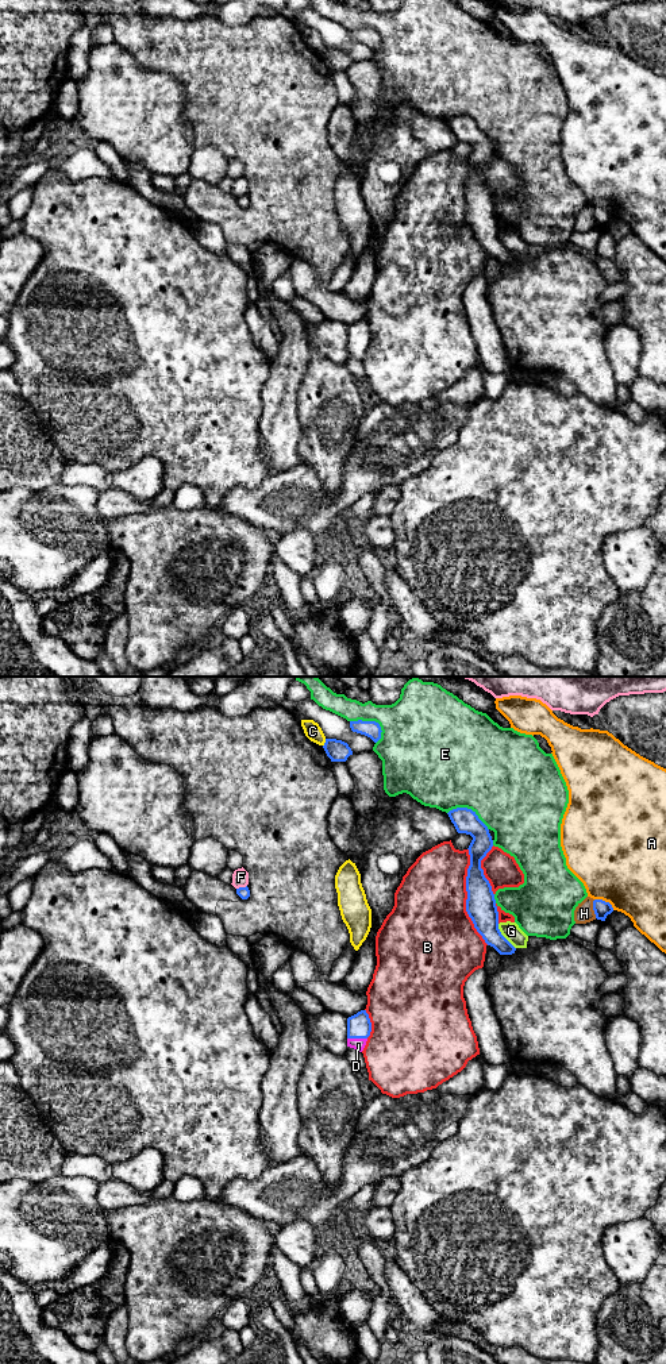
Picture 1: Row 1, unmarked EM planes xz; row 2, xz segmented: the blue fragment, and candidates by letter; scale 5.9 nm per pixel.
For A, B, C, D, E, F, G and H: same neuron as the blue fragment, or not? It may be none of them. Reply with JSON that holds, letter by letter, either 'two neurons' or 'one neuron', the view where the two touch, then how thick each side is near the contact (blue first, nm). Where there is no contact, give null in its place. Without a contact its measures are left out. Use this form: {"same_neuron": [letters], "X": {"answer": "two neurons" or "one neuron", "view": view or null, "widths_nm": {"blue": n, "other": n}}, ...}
{"same_neuron": ["D"], "A": {"answer": "two neurons", "view": "xz", "widths_nm": {"blue": 100, "other": 500}}, "B": {"answer": "two neurons", "view": "xz", "widths_nm": {"blue": 180, "other": 440}}, "C": {"answer": "two neurons", "view": "xz", "widths_nm": {"blue": 130, "other": 100}}, "D": {"answer": "one neuron", "view": "xz", "widths_nm": {"blue": 140, "other": 70}}, "E": {"answer": "two neurons", "view": "xz", "widths_nm": {"blue": 100, "other": 360}}, "F": {"answer": "two neurons", "view": "xz", "widths_nm": {"blue": 70, "other": 100}}, "G": {"answer": "two neurons", "view": "xz", "widths_nm": {"blue": 180, "other": 110}}, "H": {"answer": "two neurons", "view": "xz", "widths_nm": {"blue": 100, "other": 120}}}

